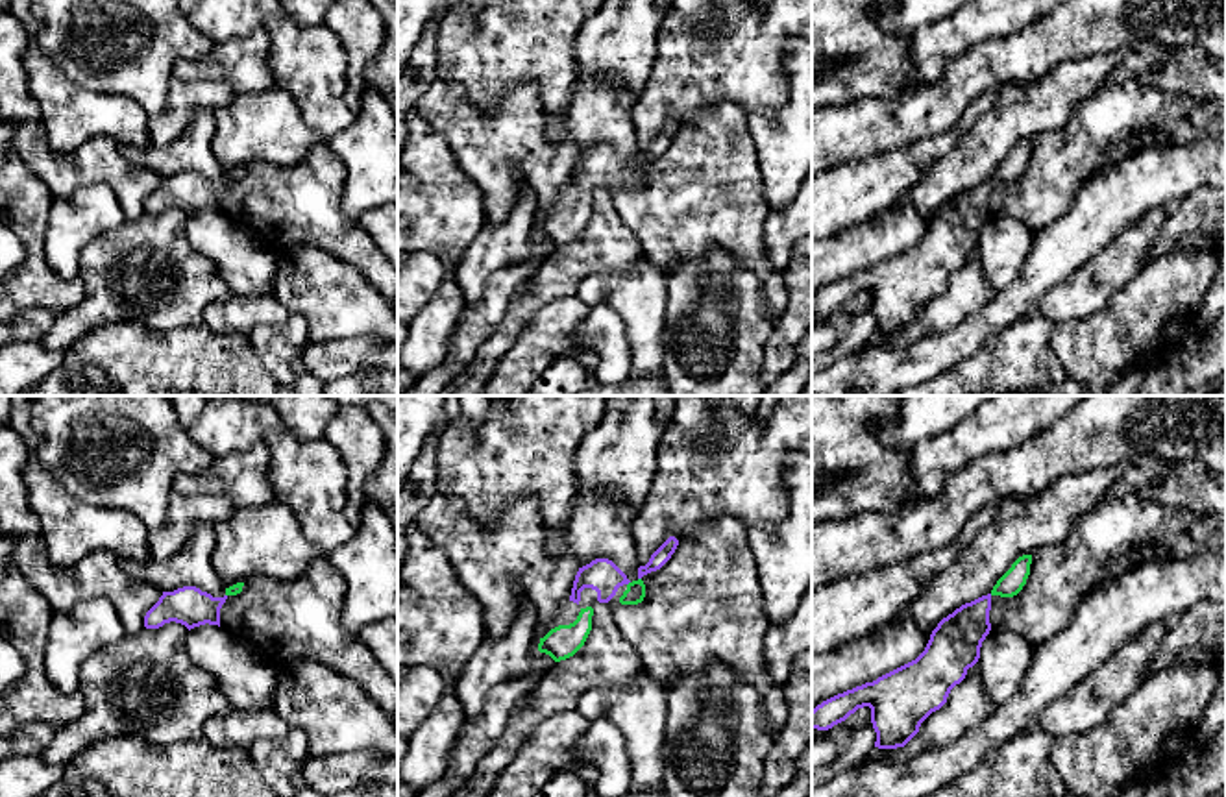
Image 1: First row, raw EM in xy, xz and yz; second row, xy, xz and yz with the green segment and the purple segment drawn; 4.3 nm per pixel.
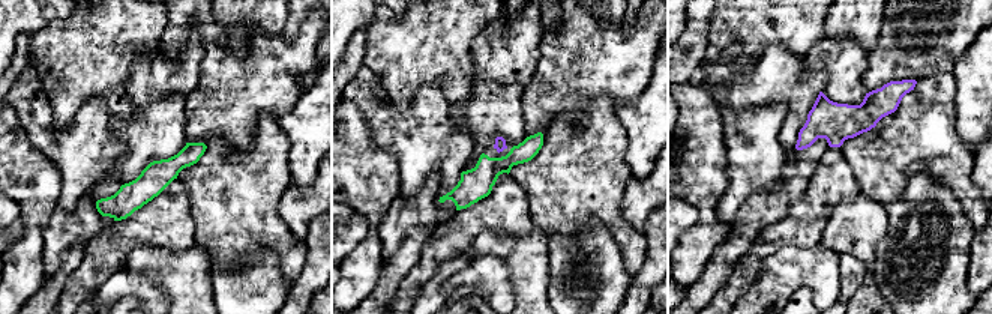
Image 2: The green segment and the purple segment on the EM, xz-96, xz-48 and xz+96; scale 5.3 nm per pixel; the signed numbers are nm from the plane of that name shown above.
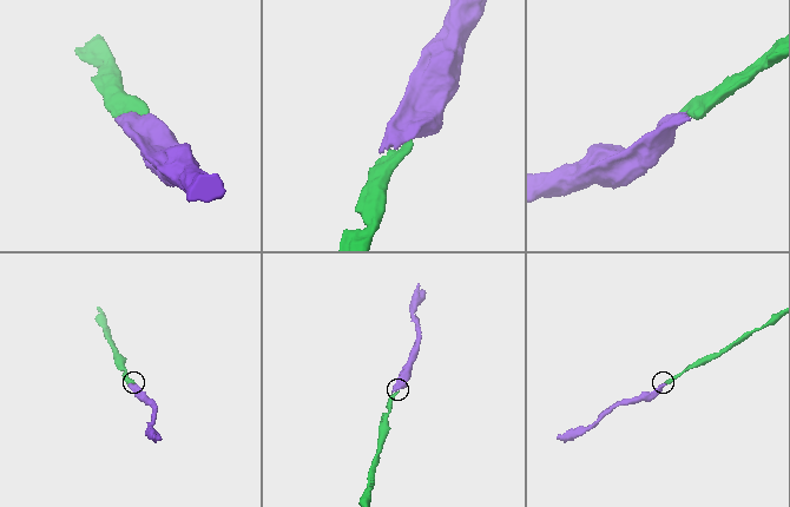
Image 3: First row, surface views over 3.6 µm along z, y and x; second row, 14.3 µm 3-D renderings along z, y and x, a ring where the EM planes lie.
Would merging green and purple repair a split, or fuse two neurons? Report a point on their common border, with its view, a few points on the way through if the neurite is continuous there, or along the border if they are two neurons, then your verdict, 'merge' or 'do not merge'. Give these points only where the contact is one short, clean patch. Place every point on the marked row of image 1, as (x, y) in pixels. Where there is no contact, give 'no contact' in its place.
no contact; merge

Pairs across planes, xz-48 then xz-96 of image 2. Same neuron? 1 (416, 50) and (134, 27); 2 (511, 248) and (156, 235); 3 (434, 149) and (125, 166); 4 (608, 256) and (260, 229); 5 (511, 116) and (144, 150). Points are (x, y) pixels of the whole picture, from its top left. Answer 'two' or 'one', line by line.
1: one
2: two
3: two
4: two
5: one

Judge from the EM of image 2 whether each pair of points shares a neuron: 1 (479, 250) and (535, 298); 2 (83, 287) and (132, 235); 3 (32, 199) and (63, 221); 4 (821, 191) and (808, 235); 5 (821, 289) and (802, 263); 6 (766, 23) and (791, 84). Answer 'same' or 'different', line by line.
1: same
2: same
3: different
4: same
5: same
6: different

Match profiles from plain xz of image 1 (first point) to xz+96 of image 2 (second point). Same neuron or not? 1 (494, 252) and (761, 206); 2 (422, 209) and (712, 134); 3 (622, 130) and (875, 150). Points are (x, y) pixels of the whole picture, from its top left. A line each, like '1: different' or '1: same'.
1: different
2: same
3: different

